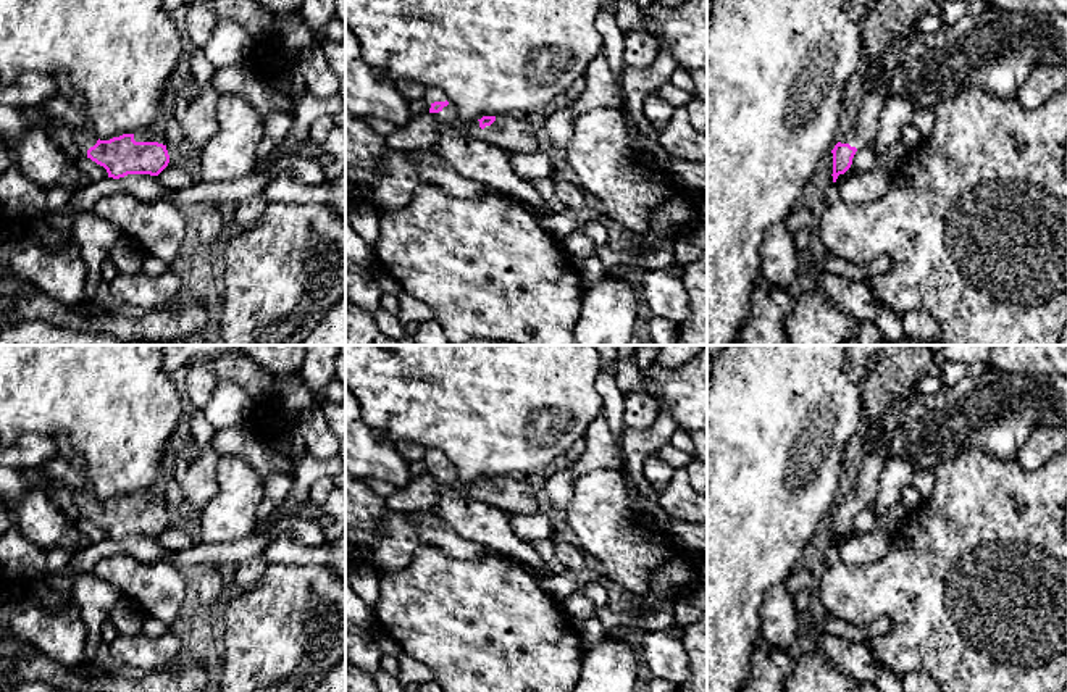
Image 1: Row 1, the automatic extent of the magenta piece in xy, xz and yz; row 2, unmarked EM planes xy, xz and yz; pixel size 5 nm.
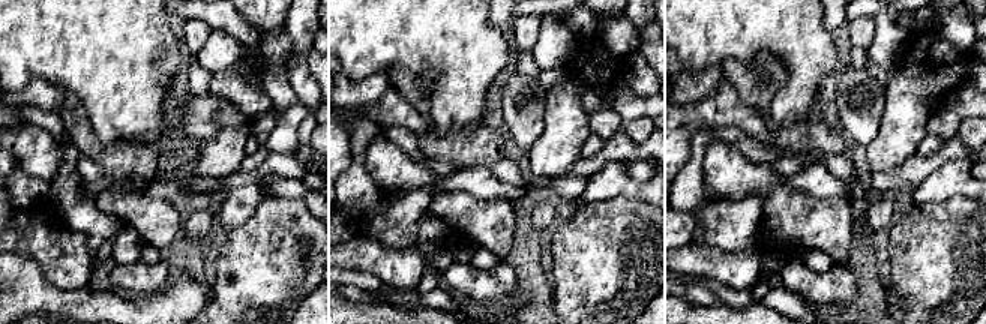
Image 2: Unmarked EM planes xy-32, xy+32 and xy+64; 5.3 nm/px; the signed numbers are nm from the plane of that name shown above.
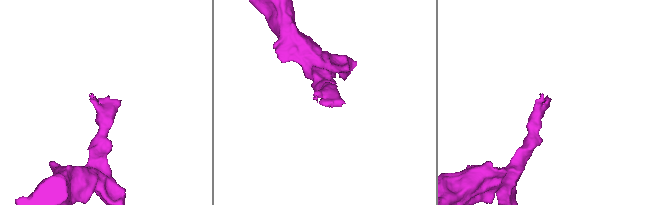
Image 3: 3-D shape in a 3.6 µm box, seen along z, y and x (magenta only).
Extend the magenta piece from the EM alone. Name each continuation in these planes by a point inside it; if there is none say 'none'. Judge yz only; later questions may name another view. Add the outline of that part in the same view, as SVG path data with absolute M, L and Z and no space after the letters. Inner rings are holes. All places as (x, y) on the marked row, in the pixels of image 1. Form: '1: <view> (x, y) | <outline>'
1: yz (885, 21) | M847 0L847 13L862 24L862 39L868 61L857 121L843 129L838 142L857 150L873 144L881 110L888 102L885 89L870 89L872 79L881 76L881 58L891 44L912 40L918 31L915 21L928 11L931 0Z

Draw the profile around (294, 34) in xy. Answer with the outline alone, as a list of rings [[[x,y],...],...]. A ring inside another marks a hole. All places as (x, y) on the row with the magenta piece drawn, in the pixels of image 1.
[[[300,11],[282,18],[278,24],[276,34],[281,37],[279,45],[292,55],[299,55],[305,48],[315,45],[312,31],[305,26]]]

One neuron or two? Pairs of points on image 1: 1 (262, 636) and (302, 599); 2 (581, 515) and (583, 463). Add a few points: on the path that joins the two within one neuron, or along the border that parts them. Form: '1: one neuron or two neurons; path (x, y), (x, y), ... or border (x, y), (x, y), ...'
1: one neuron; path (271, 629), (292, 608)
2: two neurons; border (619, 468), (591, 468), (581, 473), (565, 507)

